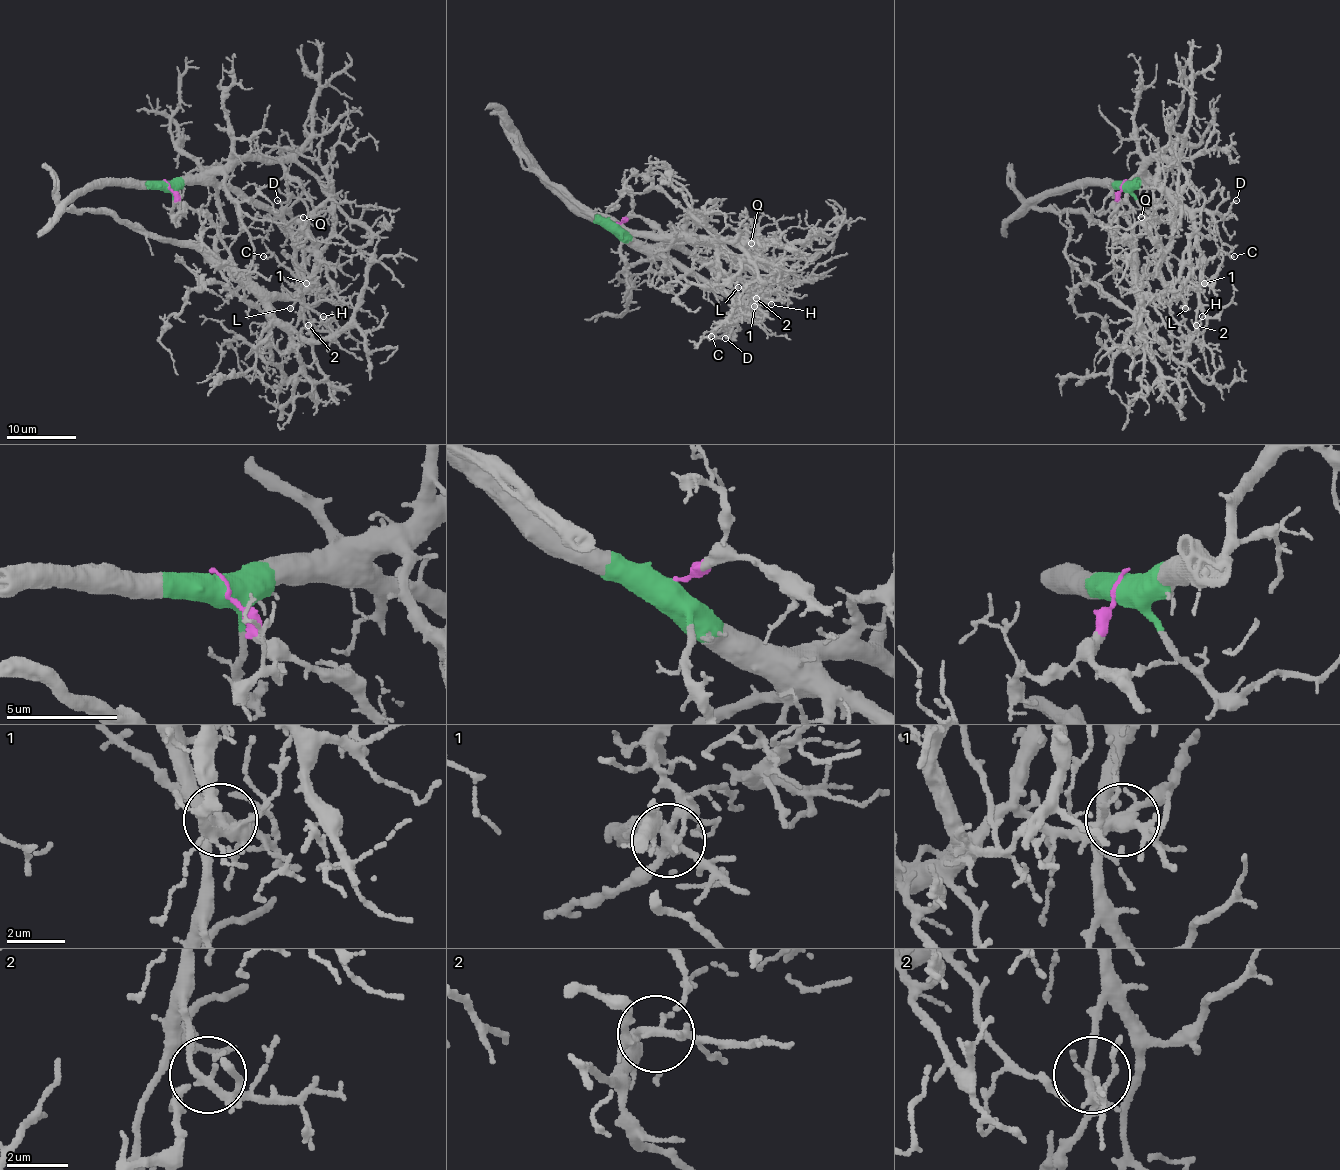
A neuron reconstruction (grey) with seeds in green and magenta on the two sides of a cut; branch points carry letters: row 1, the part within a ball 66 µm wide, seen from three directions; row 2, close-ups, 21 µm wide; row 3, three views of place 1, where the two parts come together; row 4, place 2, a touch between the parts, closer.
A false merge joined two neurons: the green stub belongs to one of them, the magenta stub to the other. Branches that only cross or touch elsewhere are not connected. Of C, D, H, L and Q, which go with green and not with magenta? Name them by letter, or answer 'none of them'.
D, H

